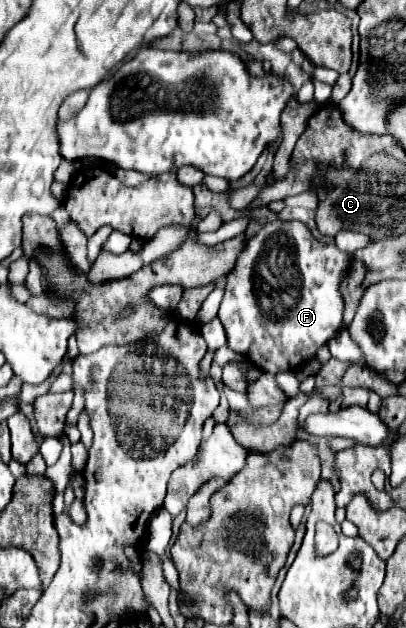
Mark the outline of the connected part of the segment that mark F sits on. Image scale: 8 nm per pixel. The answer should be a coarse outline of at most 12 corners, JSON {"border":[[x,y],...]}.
{"border":[[266,223],[228,273],[228,347],[266,373],[344,327],[350,255]]}

